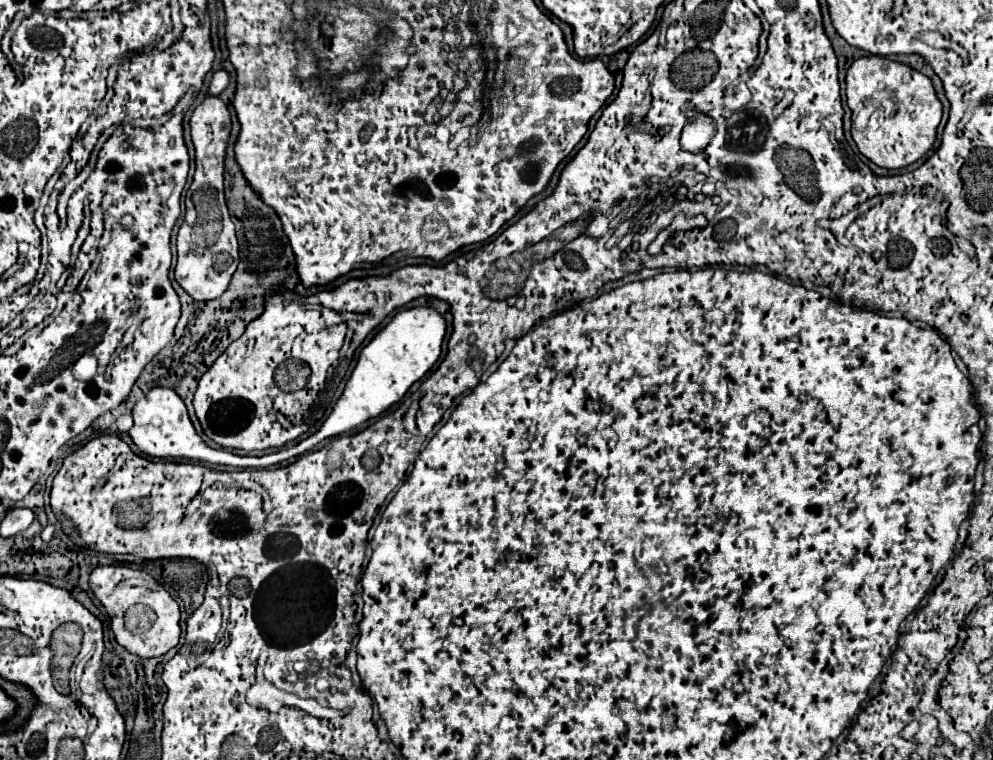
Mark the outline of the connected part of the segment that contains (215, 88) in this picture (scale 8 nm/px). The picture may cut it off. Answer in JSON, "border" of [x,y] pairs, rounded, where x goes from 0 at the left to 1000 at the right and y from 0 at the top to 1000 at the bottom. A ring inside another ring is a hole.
{"border":[[[223,91],[223,93],[215,96],[212,109],[210,109],[210,125],[221,125],[229,114],[229,109],[231,109],[231,96],[229,93]]]}

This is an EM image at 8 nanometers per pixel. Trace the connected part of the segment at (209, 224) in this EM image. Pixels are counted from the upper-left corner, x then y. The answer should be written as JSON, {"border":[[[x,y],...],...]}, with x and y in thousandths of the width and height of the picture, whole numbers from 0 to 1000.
{"border":[[[208,128],[196,141],[192,157],[192,186],[196,193],[196,230],[186,259],[186,288],[178,307],[176,370],[198,396],[219,393],[227,386],[239,346],[241,320],[225,259],[225,209],[233,175],[233,151],[221,128]]]}

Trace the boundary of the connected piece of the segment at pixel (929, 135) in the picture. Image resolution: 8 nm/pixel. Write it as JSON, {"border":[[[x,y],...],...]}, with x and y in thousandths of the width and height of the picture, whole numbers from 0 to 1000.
{"border":[[[875,72],[855,88],[851,107],[853,138],[859,146],[857,178],[867,204],[889,222],[909,222],[938,196],[948,159],[948,133],[936,101],[893,75]]]}

